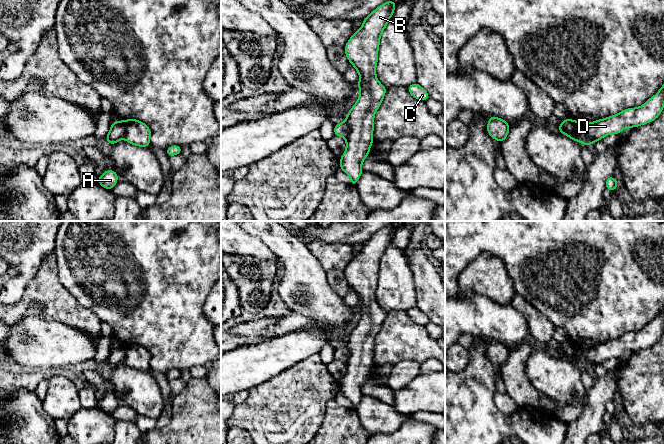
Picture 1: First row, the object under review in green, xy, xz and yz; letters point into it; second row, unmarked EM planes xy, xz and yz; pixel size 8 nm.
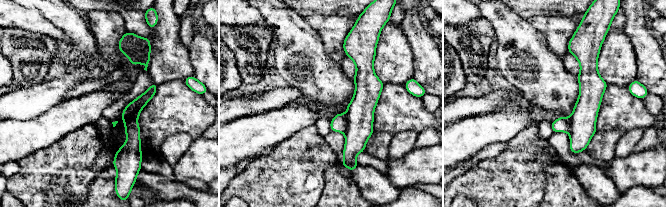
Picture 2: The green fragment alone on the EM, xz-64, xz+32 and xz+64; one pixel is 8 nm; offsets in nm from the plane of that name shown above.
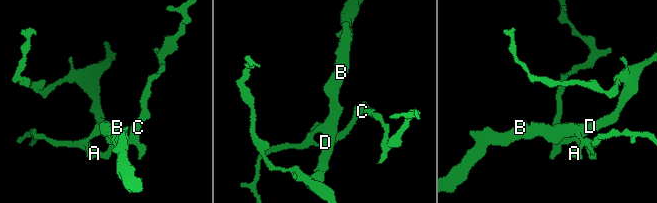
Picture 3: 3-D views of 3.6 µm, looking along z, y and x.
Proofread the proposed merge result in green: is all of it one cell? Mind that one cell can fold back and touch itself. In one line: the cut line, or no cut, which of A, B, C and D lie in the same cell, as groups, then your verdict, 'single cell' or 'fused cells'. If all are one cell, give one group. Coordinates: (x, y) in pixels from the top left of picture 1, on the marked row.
cut xy (122, 122), (124, 137); groups A C / B D; fused cells

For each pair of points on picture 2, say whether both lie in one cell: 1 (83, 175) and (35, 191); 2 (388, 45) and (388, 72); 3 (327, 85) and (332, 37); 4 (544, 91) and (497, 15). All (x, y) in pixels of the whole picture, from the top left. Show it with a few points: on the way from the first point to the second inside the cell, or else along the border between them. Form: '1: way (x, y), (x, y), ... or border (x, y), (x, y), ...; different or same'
1: way (71, 175), (51, 175), (47, 179); same
2: way (389, 52), (389, 65); same
3: border (319, 35), (324, 50), (340, 64); different
4: way (536, 72), (524, 59), (522, 49), (514, 34); same

